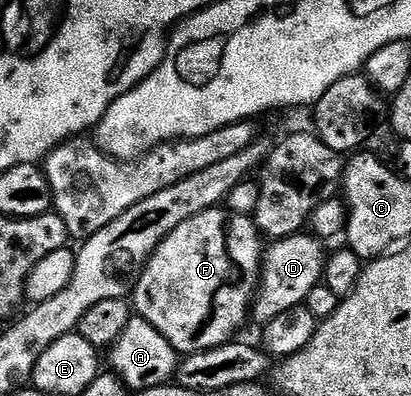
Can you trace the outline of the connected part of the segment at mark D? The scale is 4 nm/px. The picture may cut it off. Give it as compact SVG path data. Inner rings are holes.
M299 232L291 238L279 238L271 241L265 247L264 257L262 259L262 268L260 271L260 285L256 290L256 297L252 303L253 317L258 317L262 324L272 321L280 312L291 310L294 306L303 305L306 297L314 290L314 285L323 281L326 272L326 260L328 250L321 238L315 237L310 232Z

